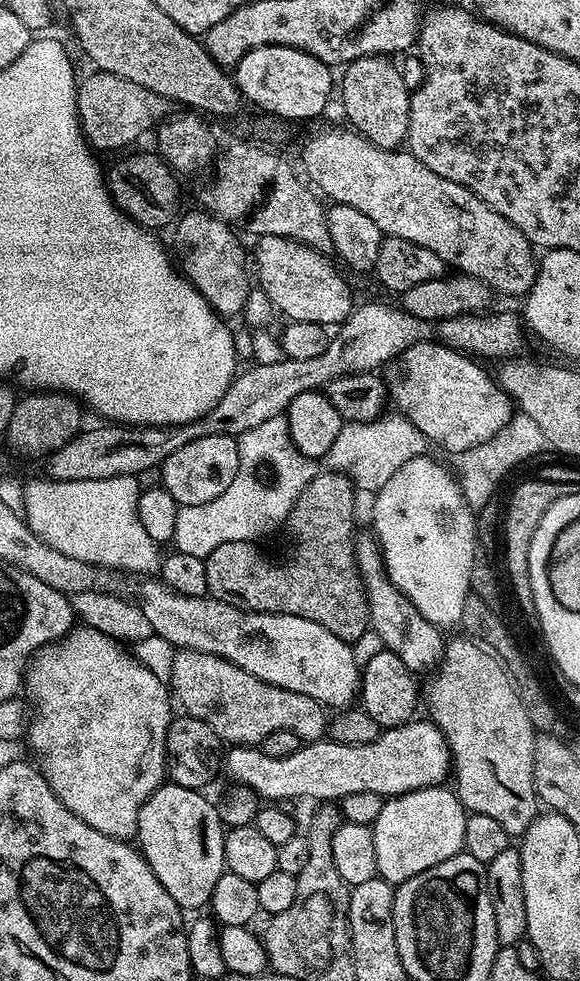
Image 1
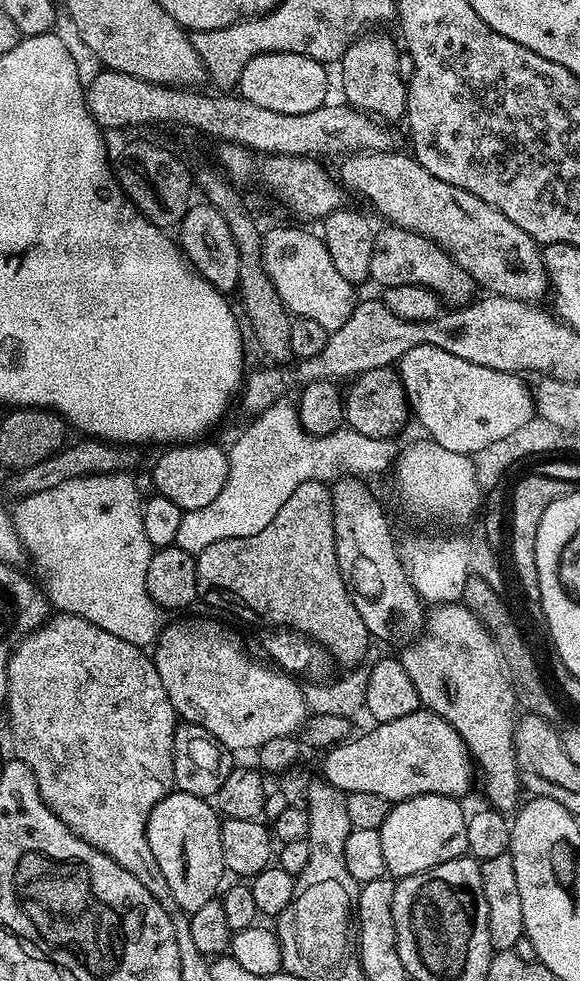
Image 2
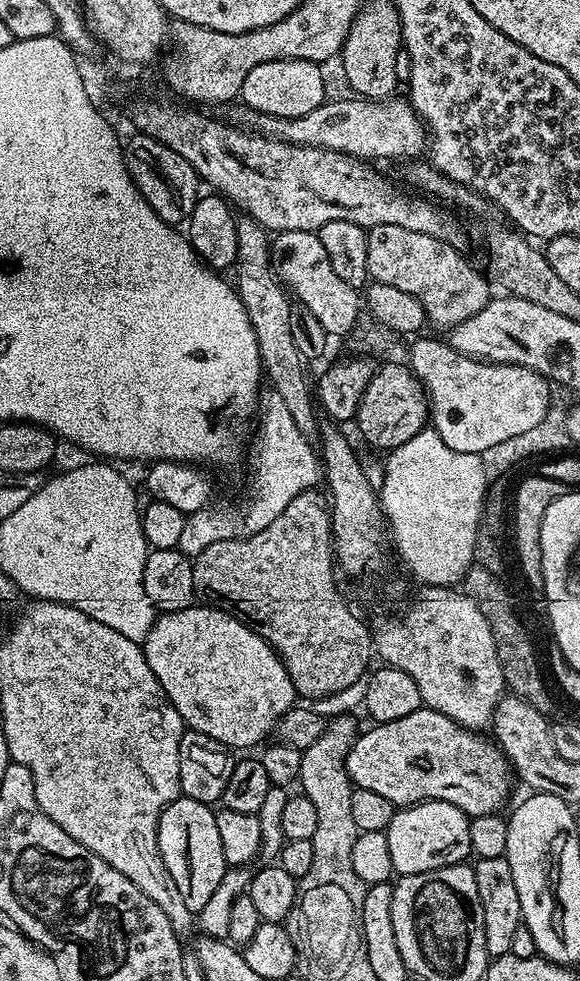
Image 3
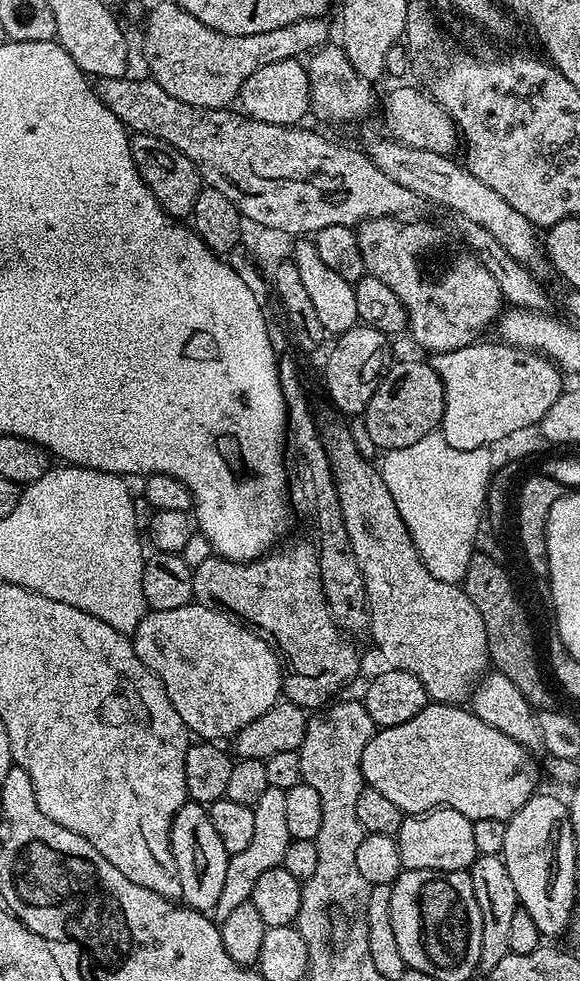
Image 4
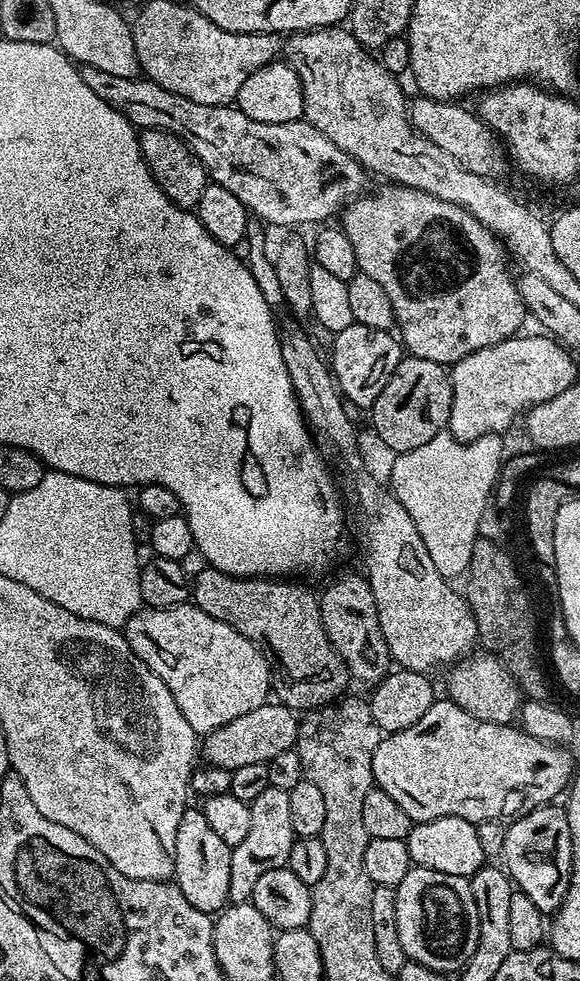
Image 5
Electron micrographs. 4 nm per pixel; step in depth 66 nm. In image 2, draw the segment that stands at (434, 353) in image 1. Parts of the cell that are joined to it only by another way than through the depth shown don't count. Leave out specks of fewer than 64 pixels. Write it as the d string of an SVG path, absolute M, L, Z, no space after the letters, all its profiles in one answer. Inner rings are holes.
M418 345L402 354L398 361L400 381L408 399L409 409L420 419L425 428L427 439L438 446L446 446L446 450L454 450L465 454L473 454L490 446L492 442L514 434L516 430L526 426L534 419L533 391L523 384L521 377L515 372L487 369L463 358L455 357L440 350L437 346Z

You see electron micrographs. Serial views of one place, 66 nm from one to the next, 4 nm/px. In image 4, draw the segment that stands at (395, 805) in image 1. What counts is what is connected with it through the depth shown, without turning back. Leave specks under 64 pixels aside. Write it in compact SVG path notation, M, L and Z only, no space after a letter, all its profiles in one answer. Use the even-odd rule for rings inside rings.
M439 807L433 812L405 815L402 826L396 831L398 854L407 870L434 870L435 872L463 872L471 869L478 855L474 846L474 826L466 814L458 814L453 808Z

